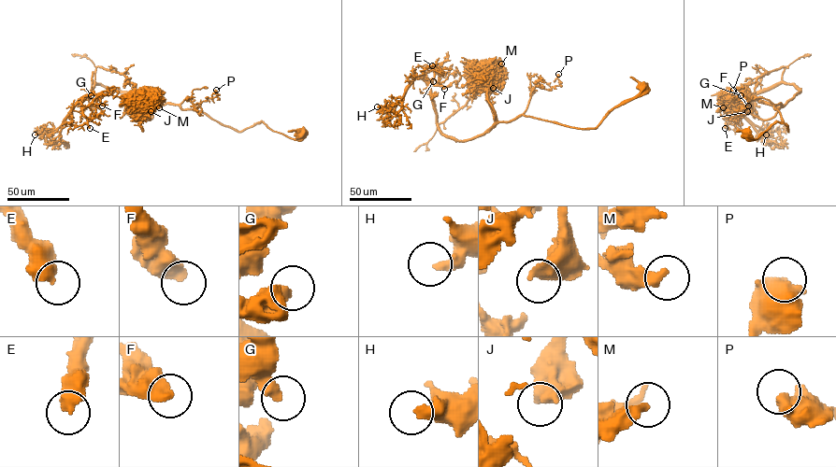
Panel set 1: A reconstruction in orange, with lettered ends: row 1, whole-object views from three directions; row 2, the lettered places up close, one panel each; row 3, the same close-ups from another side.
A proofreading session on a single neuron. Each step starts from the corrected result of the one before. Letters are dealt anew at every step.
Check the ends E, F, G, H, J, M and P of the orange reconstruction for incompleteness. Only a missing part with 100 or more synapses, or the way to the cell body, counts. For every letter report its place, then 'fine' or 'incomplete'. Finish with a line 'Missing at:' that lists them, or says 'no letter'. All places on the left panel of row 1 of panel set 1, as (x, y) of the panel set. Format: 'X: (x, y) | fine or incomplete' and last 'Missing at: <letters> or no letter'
E: (90, 128) | incomplete
F: (102, 106) | fine
G: (91, 95) | fine
H: (35, 134) | fine
J: (151, 111) | fine
M: (159, 107) | fine
P: (216, 90) | fine
Missing at: E

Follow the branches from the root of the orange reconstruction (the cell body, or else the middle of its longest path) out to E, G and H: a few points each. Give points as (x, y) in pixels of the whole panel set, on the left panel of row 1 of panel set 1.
E: (299, 133), (290, 138), (263, 121), (236, 131), (202, 112), (152, 105), (95, 83), (81, 100), (90, 128)
G: (299, 133), (290, 138), (263, 121), (236, 131), (202, 112), (152, 105), (95, 83), (84, 96), (91, 95)
H: (299, 133), (290, 138), (263, 121), (236, 131), (202, 112), (152, 105), (94, 83), (57, 128), (35, 134)

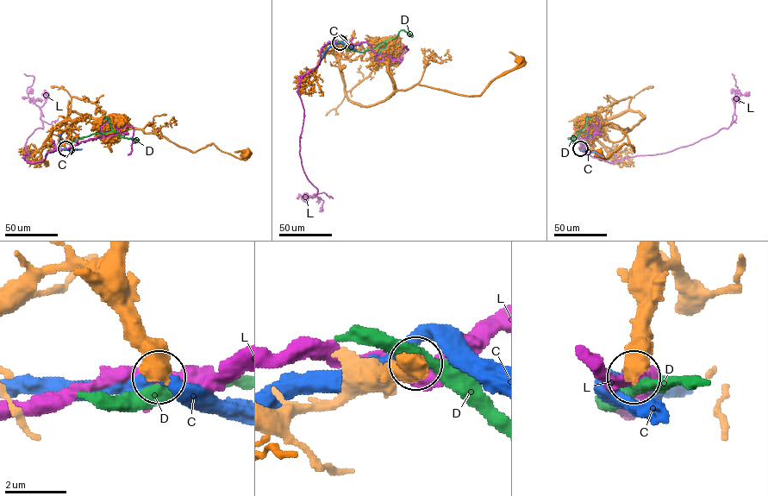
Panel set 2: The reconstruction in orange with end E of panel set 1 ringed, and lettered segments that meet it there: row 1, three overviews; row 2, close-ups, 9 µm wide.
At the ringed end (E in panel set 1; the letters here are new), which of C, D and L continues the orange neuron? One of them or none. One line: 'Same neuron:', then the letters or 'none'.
Same neuron: none

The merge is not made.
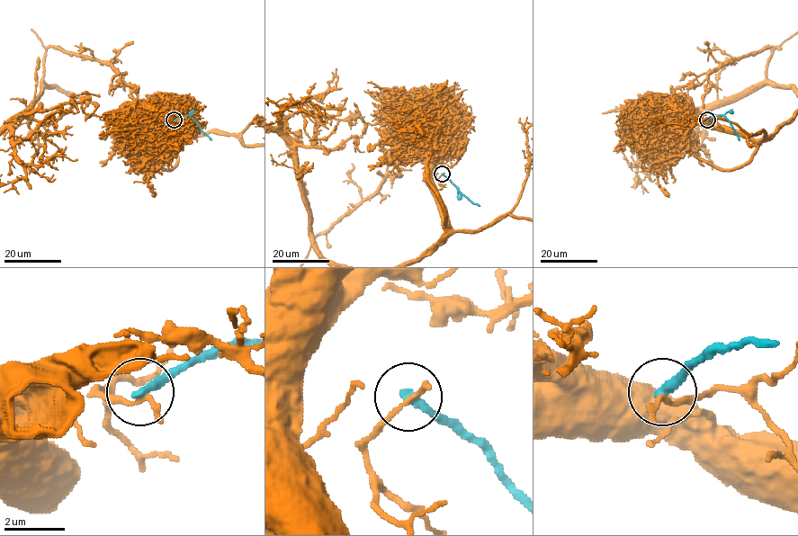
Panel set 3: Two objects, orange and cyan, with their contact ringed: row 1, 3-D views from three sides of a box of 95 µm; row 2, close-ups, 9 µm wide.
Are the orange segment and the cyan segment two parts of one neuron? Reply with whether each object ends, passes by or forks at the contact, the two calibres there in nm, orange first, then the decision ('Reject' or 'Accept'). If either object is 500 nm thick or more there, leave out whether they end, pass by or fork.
At the ring orange ends. At the ring cyan ends. Thickness 220 nm (orange) against 300 nm. Reject

